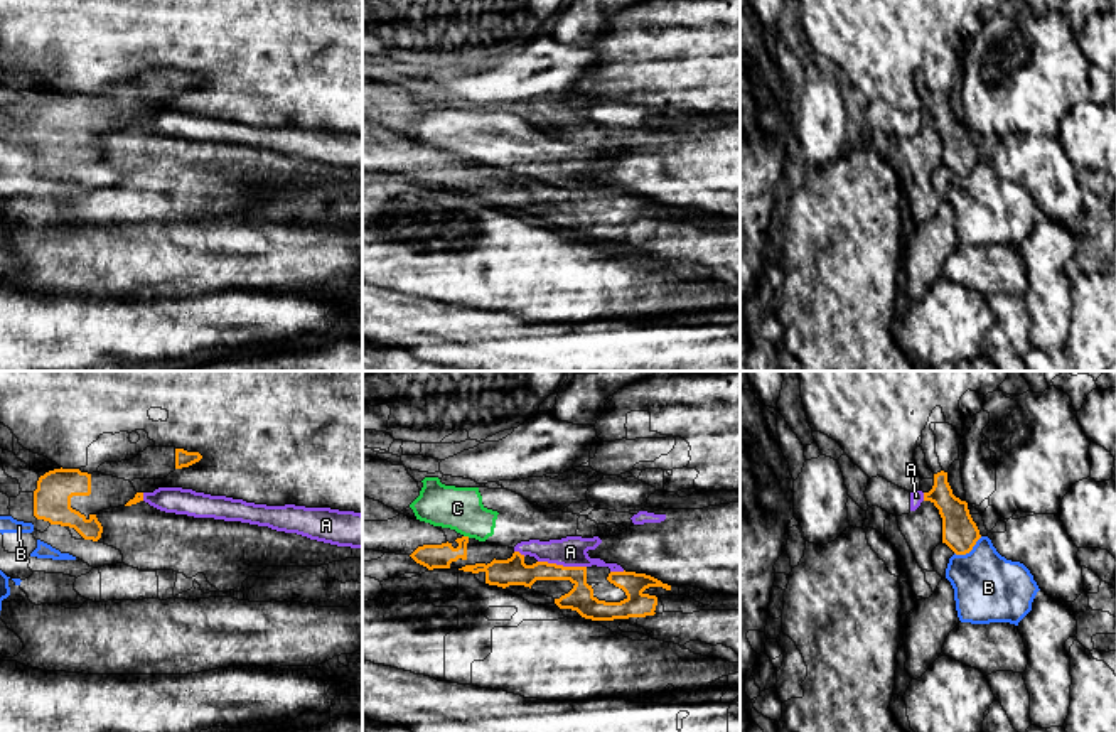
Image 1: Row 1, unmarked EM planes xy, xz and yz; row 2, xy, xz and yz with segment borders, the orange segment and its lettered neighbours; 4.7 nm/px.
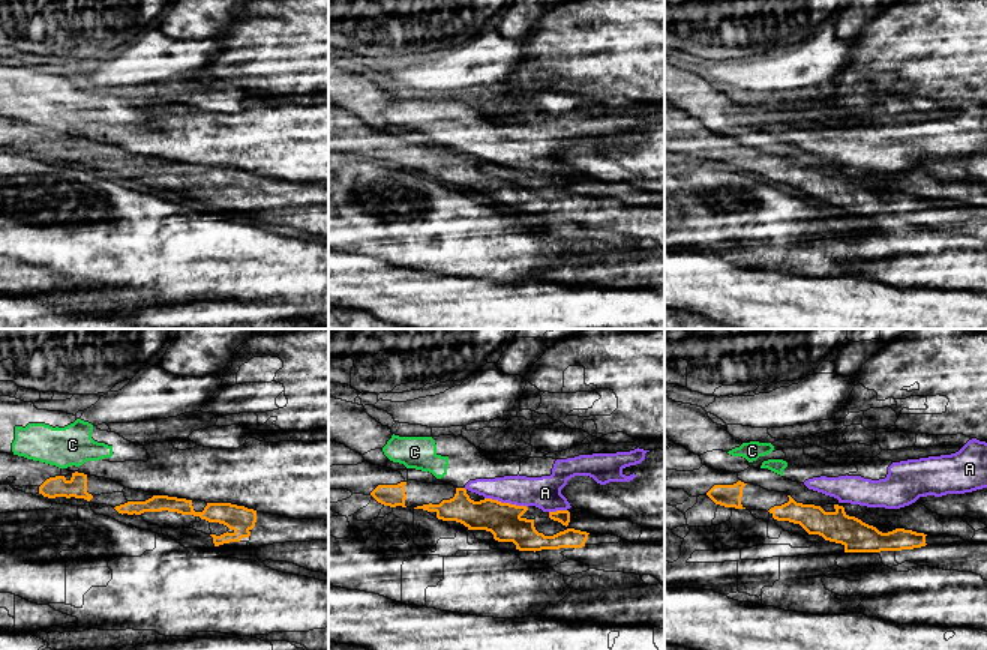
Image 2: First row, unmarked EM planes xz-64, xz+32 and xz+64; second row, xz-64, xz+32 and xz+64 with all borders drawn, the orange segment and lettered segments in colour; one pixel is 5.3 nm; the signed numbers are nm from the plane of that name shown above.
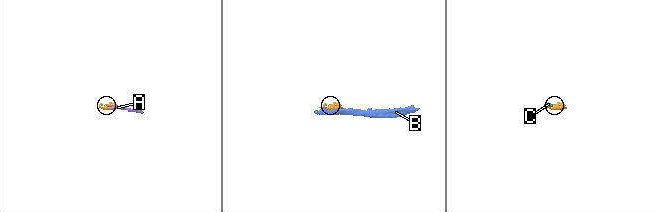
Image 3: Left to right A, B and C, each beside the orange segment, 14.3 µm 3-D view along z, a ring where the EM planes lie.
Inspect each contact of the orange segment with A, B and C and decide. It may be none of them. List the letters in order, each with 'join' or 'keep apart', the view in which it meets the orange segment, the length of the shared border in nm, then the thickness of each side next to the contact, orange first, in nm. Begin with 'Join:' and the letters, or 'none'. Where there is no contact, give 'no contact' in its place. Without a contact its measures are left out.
Join: none
A: keep apart | xz | 240 nm | 130/140 nm
B: keep apart | yz | 160 nm | 170/320 nm
C: keep apart | xz | 30 nm | 110/200 nm

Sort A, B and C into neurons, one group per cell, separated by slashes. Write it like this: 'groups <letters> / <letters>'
groups A C / B

